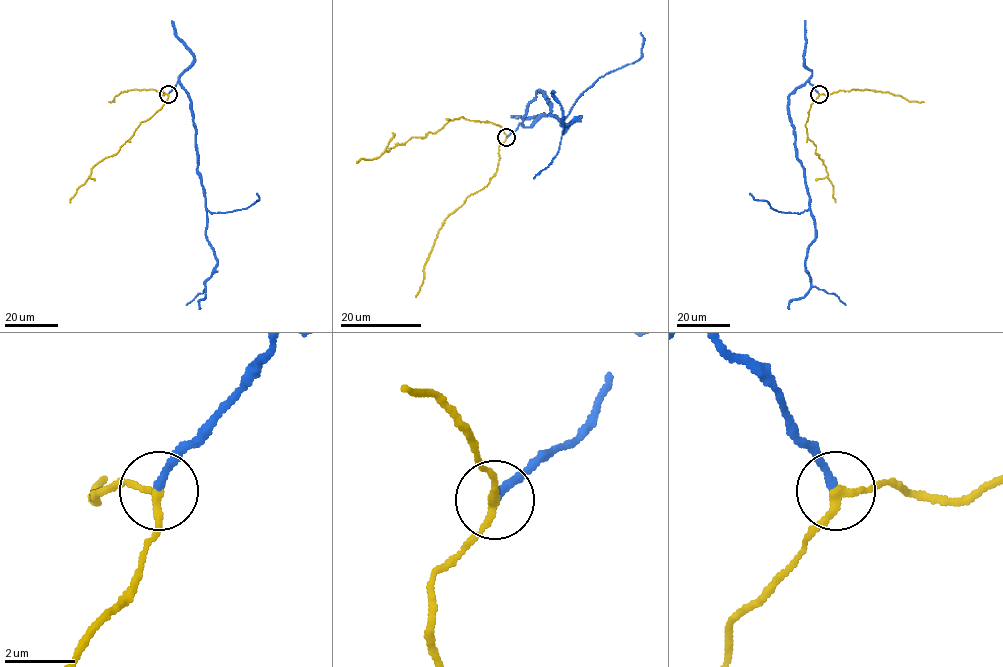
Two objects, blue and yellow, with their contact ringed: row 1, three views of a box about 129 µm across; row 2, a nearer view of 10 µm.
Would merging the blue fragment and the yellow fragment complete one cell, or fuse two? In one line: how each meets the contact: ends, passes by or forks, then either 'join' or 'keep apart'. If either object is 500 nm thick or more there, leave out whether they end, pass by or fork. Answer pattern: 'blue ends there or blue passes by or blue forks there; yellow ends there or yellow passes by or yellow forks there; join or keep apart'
blue ends there; yellow passes by; join

